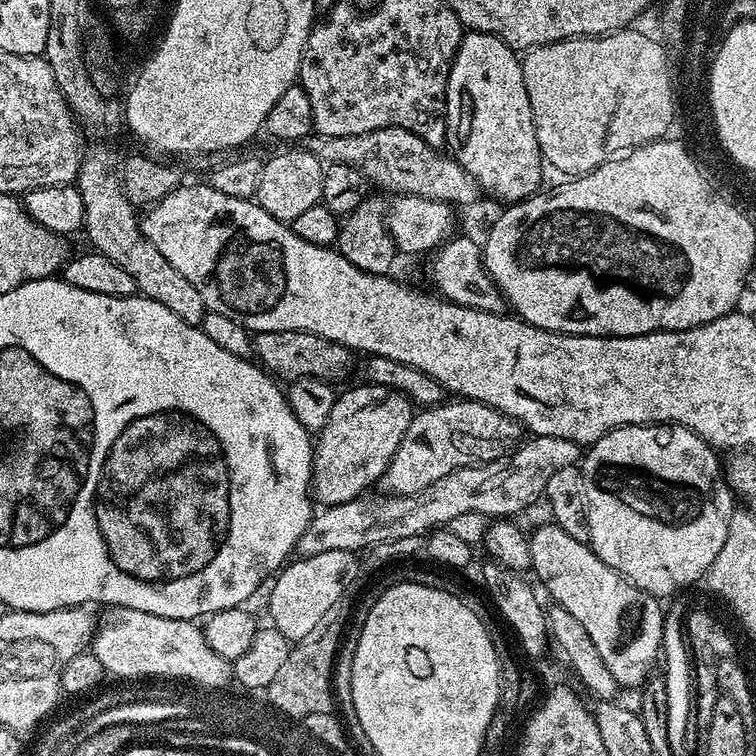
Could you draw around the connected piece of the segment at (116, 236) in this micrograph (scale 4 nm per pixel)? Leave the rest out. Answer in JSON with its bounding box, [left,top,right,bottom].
[75,144,206,326]

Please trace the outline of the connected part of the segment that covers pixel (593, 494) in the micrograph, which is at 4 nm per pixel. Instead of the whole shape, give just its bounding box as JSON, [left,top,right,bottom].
[579,424,734,598]

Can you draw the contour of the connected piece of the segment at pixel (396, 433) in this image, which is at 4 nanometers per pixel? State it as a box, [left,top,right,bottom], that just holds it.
[312,382,413,506]

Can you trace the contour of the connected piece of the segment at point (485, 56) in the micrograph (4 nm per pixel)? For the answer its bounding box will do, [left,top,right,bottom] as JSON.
[446,31,546,202]

